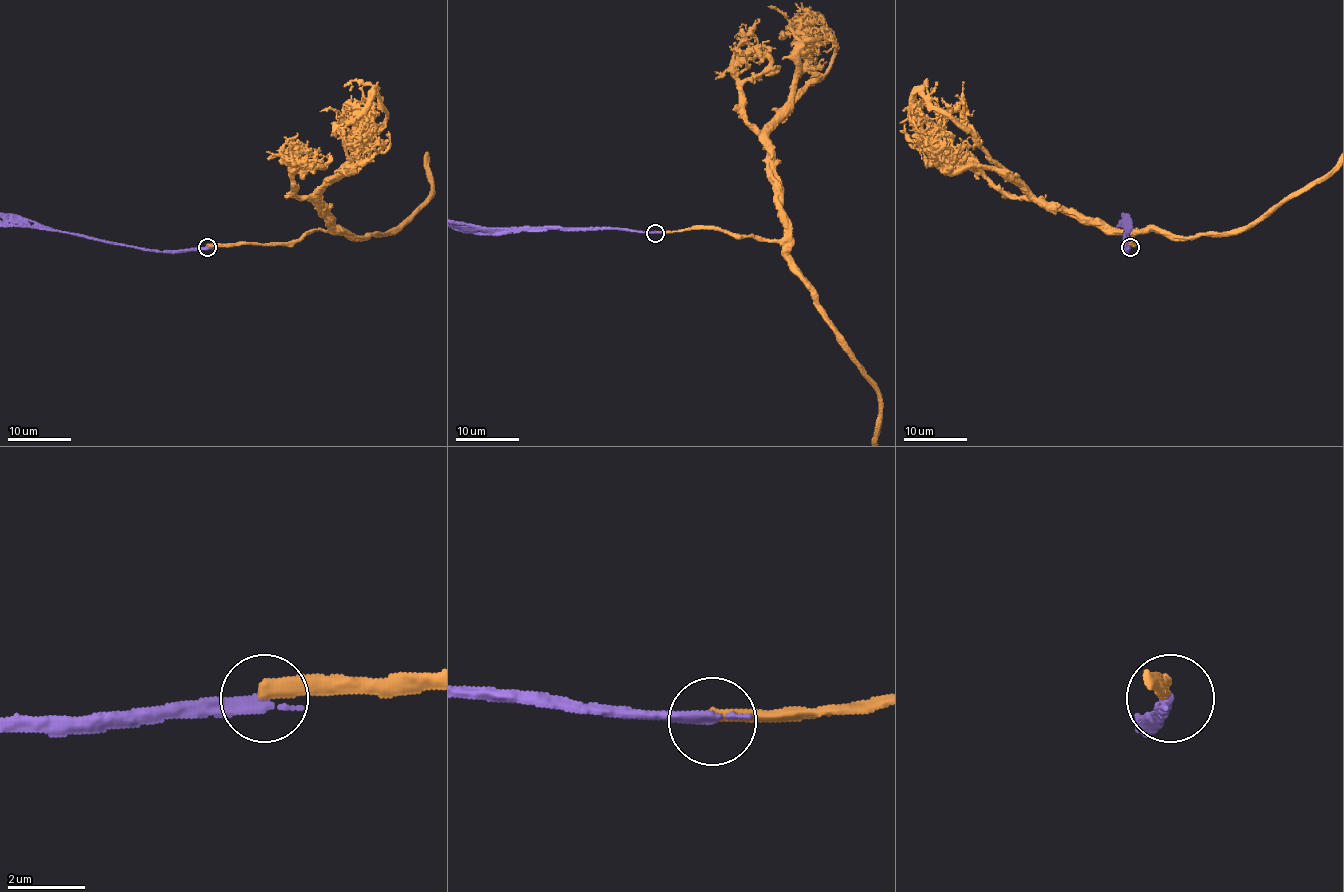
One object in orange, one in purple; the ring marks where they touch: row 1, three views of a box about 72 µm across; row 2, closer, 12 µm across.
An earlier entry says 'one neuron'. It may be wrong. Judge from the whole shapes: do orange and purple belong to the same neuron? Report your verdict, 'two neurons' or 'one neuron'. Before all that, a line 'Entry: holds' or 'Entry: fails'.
Entry: fails
two neurons

